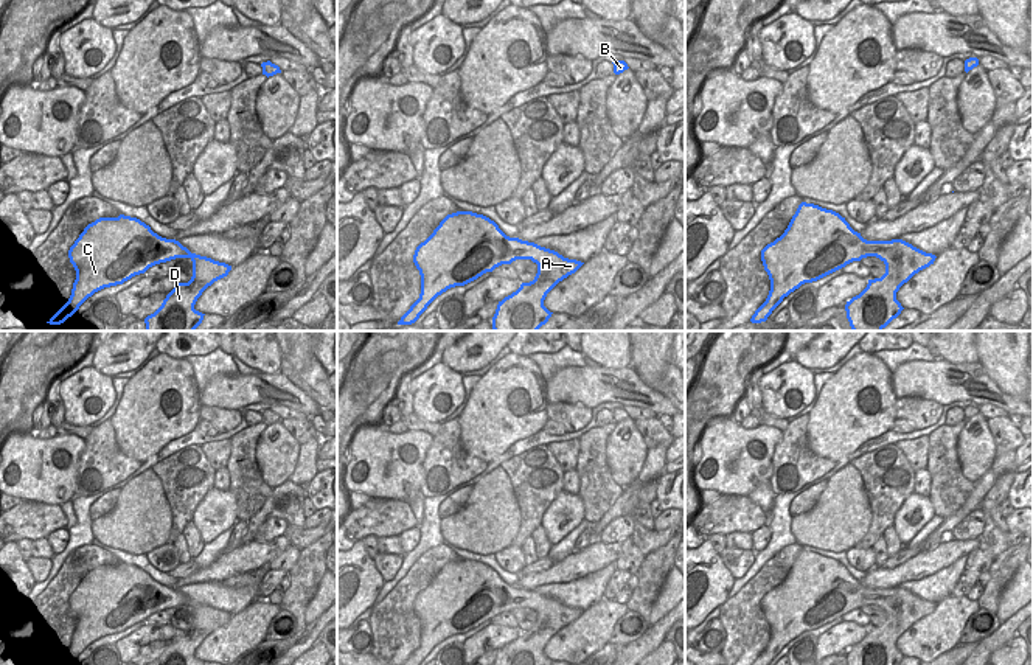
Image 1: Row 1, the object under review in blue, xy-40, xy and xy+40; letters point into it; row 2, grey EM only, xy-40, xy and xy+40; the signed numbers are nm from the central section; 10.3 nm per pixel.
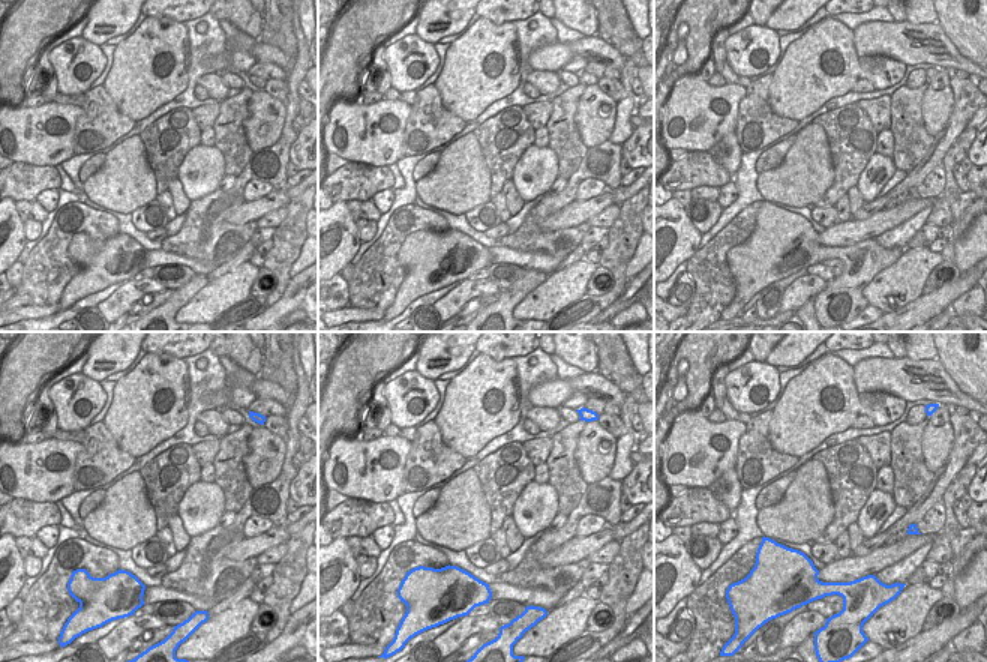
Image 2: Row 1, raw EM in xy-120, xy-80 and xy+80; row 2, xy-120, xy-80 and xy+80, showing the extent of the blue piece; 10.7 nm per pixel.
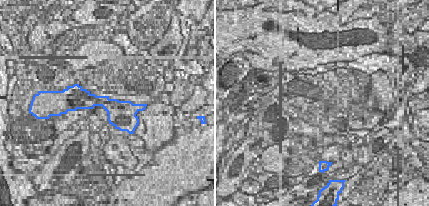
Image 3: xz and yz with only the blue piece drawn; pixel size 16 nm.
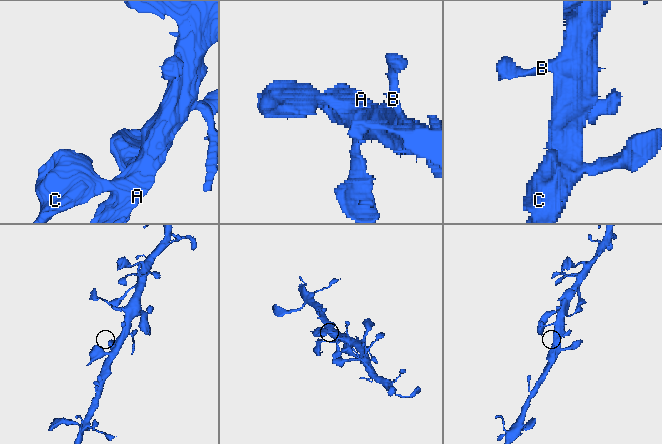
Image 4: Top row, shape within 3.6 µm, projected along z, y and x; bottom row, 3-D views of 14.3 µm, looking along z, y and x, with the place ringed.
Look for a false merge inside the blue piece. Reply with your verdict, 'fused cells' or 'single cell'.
single cell

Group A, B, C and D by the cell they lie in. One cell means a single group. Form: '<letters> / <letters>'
A B C D

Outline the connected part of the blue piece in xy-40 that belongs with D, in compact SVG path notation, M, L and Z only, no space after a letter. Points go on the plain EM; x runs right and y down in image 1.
M99 566L89 572L68 598L76 618L68 649L53 665L71 665L95 640L123 632L149 615L176 606L193 609L193 625L166 643L162 654L148 665L203 665L194 657L197 646L231 614L191 601L176 587L166 587L137 566Z

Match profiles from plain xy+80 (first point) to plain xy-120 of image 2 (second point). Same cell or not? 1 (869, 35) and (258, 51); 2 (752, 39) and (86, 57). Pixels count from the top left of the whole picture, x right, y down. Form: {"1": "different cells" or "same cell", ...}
{"1": "same cell", "2": "same cell"}

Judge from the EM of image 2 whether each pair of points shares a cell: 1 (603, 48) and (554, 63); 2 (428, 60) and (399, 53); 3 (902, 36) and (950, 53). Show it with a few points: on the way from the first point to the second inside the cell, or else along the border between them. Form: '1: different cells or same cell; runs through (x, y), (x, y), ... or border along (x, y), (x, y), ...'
1: same cell; runs through (591, 48), (572, 48), (566, 51)
2: same cell; runs through (420, 59), (407, 59)
3: same cell; runs through (914, 44), (938, 50)

